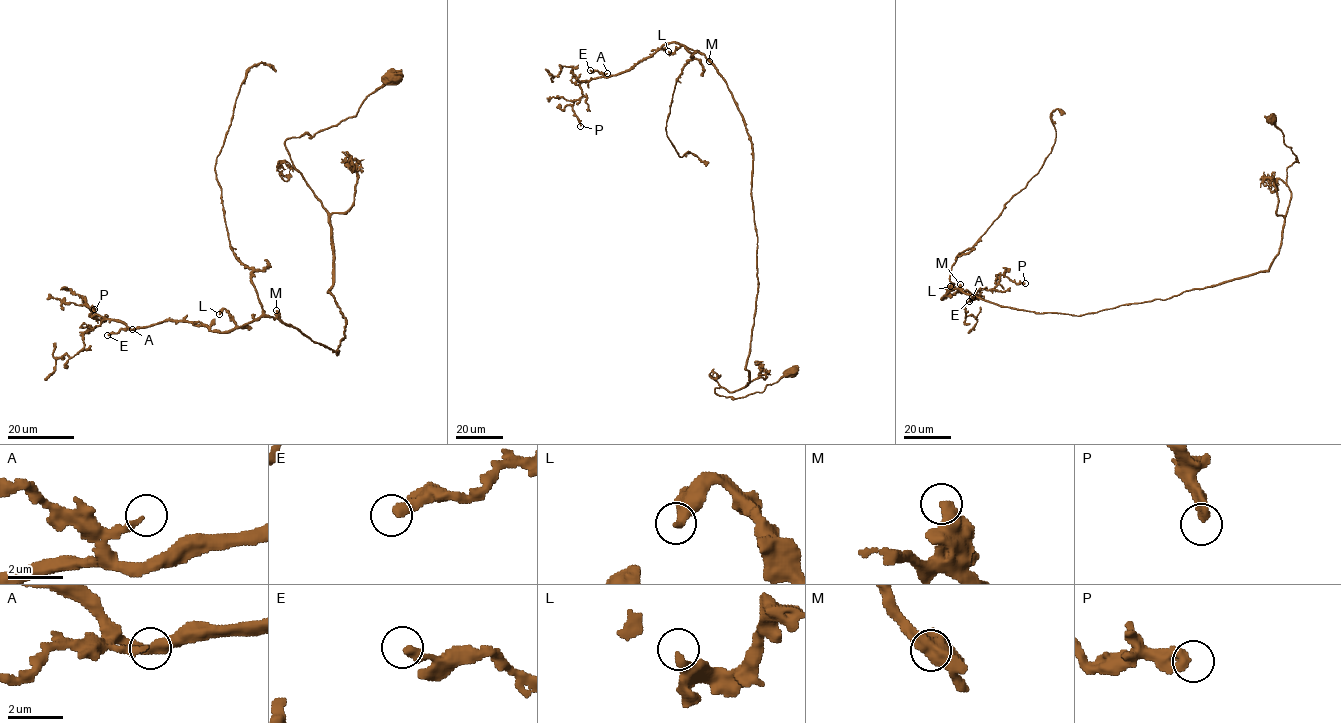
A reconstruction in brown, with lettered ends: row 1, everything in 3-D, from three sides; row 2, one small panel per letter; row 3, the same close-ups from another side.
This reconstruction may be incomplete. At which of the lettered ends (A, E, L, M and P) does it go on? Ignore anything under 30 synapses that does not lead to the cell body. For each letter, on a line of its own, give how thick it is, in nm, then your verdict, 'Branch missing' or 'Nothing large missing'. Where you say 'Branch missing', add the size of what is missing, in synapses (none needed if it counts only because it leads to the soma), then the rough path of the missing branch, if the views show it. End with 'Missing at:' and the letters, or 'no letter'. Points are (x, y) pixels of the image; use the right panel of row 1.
A: Thickness 200 nm. Nothing large missing
E: Thickness 360 nm. Nothing large missing
L: Thickness 280 nm. Nothing large missing
M: Thickness 480 nm. Nothing large missing
P: Thickness 420 nm. Nothing large missing
Missing at: no letter

